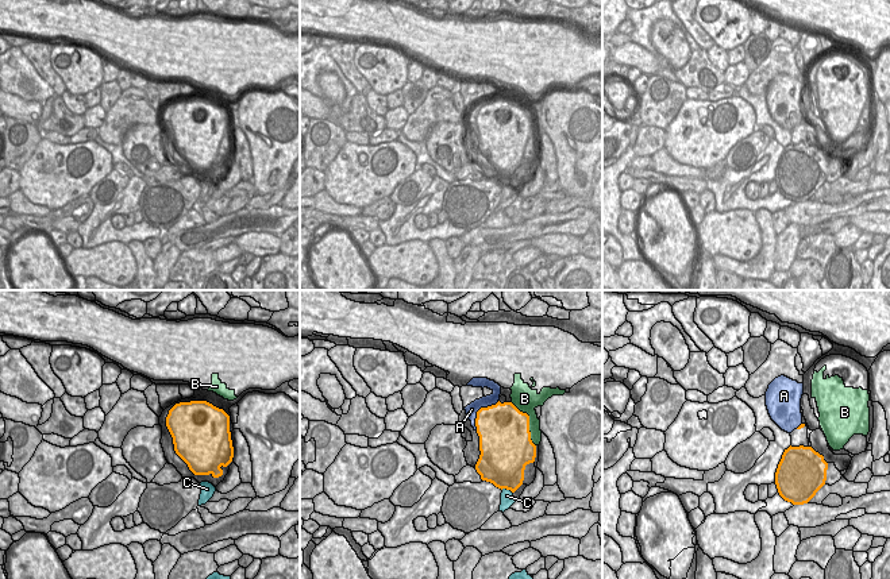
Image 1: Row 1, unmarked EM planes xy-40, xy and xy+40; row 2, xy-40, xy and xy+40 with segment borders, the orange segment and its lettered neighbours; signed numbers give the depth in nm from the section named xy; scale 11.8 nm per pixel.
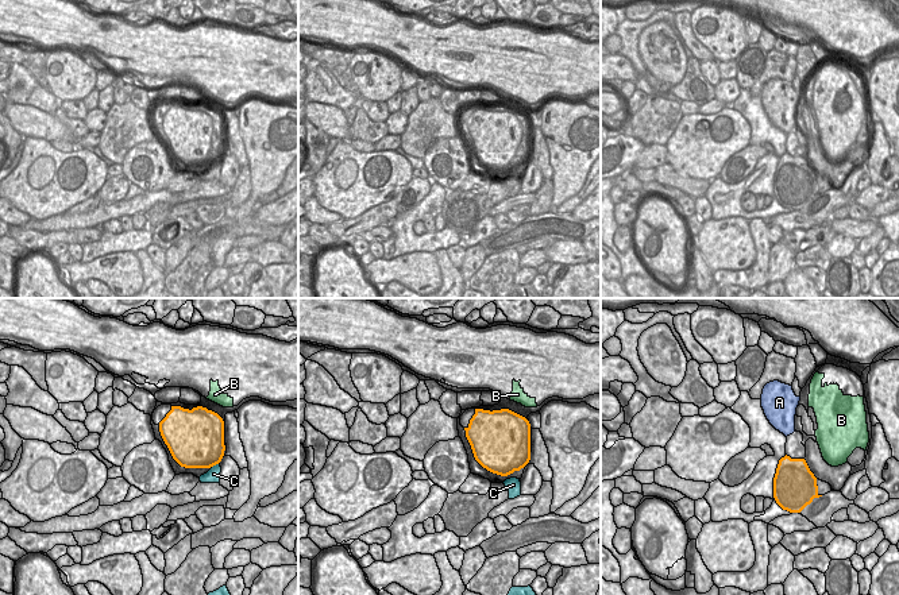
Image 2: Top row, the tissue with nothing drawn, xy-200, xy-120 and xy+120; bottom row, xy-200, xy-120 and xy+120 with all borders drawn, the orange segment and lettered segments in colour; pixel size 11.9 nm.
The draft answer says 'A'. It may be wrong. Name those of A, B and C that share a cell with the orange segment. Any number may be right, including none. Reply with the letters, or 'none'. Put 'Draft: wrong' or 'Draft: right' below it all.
B
Draft: wrong

